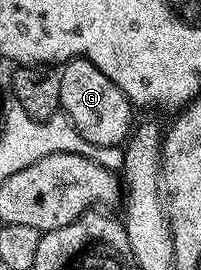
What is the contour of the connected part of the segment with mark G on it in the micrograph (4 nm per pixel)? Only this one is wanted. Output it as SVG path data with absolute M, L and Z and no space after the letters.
M70 59L62 64L59 71L61 77L61 111L69 121L95 147L118 147L126 144L132 130L131 111L133 104L127 100L125 93L93 65L88 59Z

